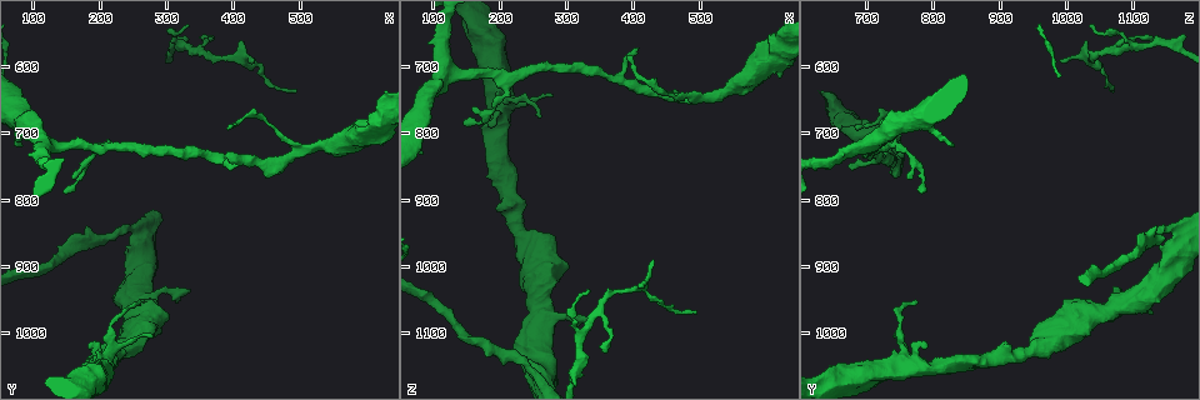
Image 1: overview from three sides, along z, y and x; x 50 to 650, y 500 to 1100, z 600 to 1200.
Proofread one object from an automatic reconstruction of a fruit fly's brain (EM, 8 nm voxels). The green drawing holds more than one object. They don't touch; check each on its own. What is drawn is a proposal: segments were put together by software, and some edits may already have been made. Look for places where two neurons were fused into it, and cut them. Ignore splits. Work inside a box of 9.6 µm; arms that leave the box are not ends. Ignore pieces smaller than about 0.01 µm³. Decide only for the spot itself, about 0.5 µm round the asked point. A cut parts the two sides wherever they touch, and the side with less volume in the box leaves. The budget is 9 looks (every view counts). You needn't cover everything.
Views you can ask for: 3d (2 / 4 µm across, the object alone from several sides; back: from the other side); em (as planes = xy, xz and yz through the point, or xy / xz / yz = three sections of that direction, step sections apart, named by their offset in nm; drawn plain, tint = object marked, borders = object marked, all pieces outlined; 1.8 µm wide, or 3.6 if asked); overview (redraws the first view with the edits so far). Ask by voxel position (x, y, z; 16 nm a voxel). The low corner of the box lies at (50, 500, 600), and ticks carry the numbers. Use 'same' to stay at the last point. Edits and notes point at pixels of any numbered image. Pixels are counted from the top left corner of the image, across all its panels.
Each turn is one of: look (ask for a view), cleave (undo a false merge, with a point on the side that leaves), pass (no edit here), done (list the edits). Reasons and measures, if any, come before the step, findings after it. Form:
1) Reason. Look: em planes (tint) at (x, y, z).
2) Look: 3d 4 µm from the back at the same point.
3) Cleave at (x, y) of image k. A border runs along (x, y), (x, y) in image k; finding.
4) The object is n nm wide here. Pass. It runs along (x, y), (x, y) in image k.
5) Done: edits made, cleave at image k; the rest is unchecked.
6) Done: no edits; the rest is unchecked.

Arms part here. Look: 3d 4 µm from the back at (495, 730, 750).

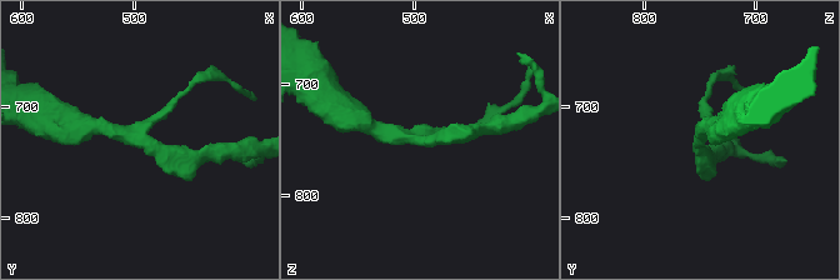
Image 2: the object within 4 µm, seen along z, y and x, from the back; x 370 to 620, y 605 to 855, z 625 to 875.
Shape alone is not enough. Look: em 3.6 µm xy step 16 (borders) at (492, 730, 750).

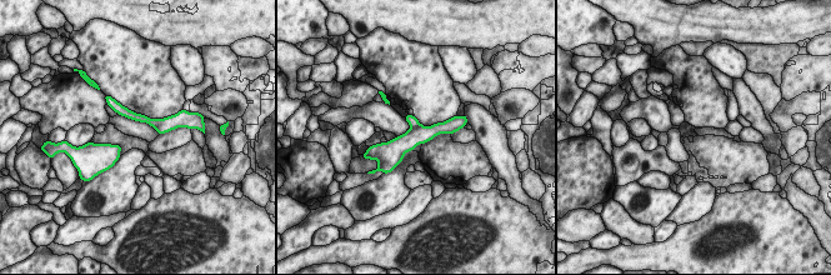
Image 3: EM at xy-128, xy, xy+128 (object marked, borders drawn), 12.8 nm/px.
Pass. It runs along (451, 128), (383, 146) in image 3; one neuron here.

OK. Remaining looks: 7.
Abrupt turn. Look: 3d 2 µm at (195, 725, 710).

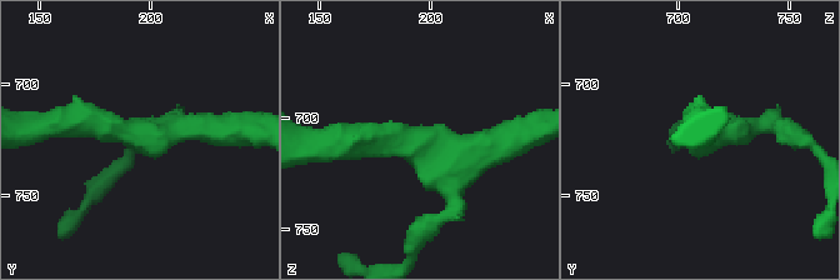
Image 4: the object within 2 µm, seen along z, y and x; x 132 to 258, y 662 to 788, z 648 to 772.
3 arms meet here; shape alone is not enough. Look: em planes (tint) at (195, 724, 713).

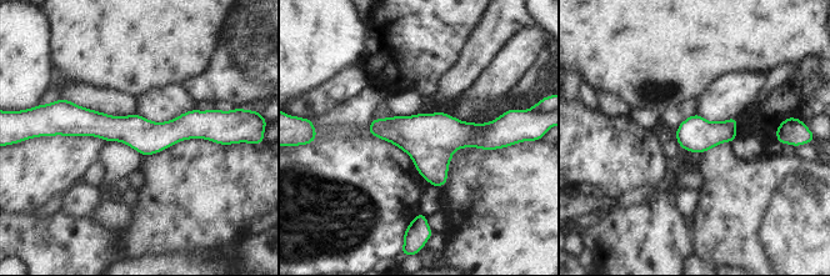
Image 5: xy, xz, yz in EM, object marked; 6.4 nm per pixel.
Pass. It runs along (64, 130), (206, 130), (214, 138) in image 5; one neuron here.

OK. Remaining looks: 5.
A fork. Look: em xz step 8 (tint) at (200, 1050, 755).

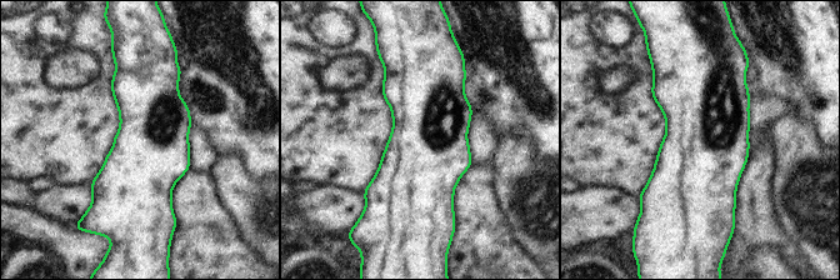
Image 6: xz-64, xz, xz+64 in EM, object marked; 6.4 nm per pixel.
Cut it another way. Look: em xy step 8 (tint) at the same point.

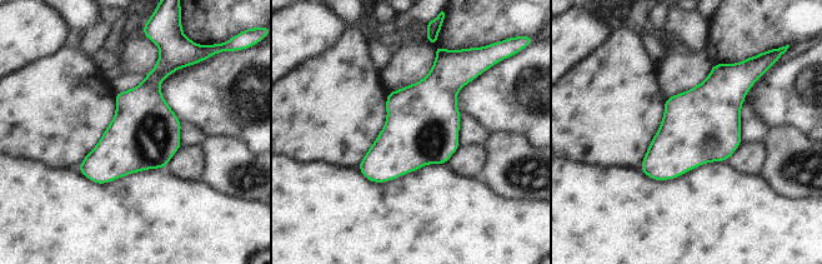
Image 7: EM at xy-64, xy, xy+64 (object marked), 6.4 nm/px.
Pass. All the same neuron.

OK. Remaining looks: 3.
Sharp bend. Look: 3d 2 µm at (320, 575, 1100).

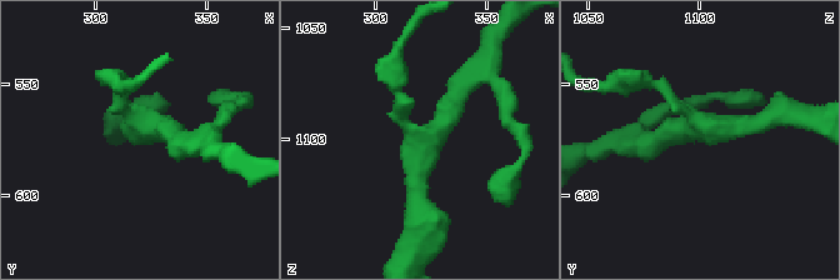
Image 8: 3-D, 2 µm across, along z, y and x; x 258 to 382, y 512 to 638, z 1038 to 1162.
Shape alone is not enough. Look: em yz step 16 (tint) at (321, 570, 1103).

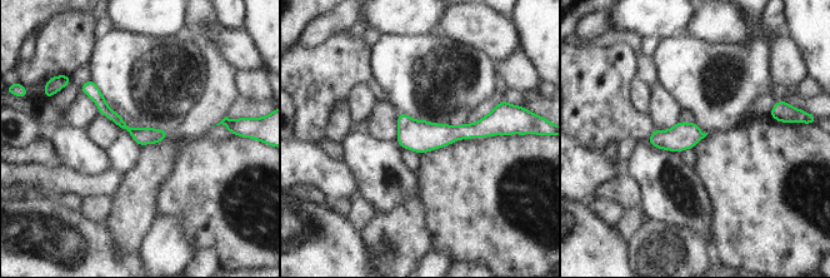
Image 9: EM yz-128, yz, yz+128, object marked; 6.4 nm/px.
Cut it another way. Look: em planes (tint) at the same point.

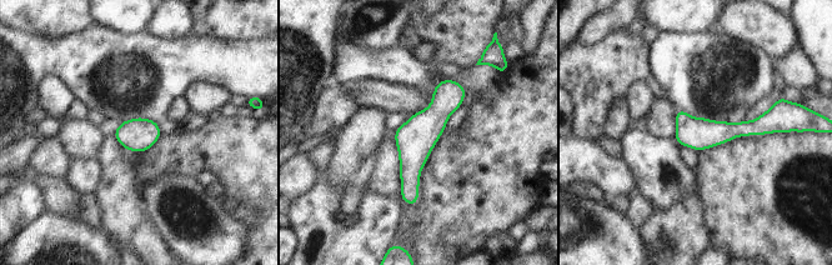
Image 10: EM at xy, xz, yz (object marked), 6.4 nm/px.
Pass. It runs along (450, 83), (415, 139), (412, 201) in image 10; all the same neuron.

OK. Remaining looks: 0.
Done: no edits; the rest is unchecked.

